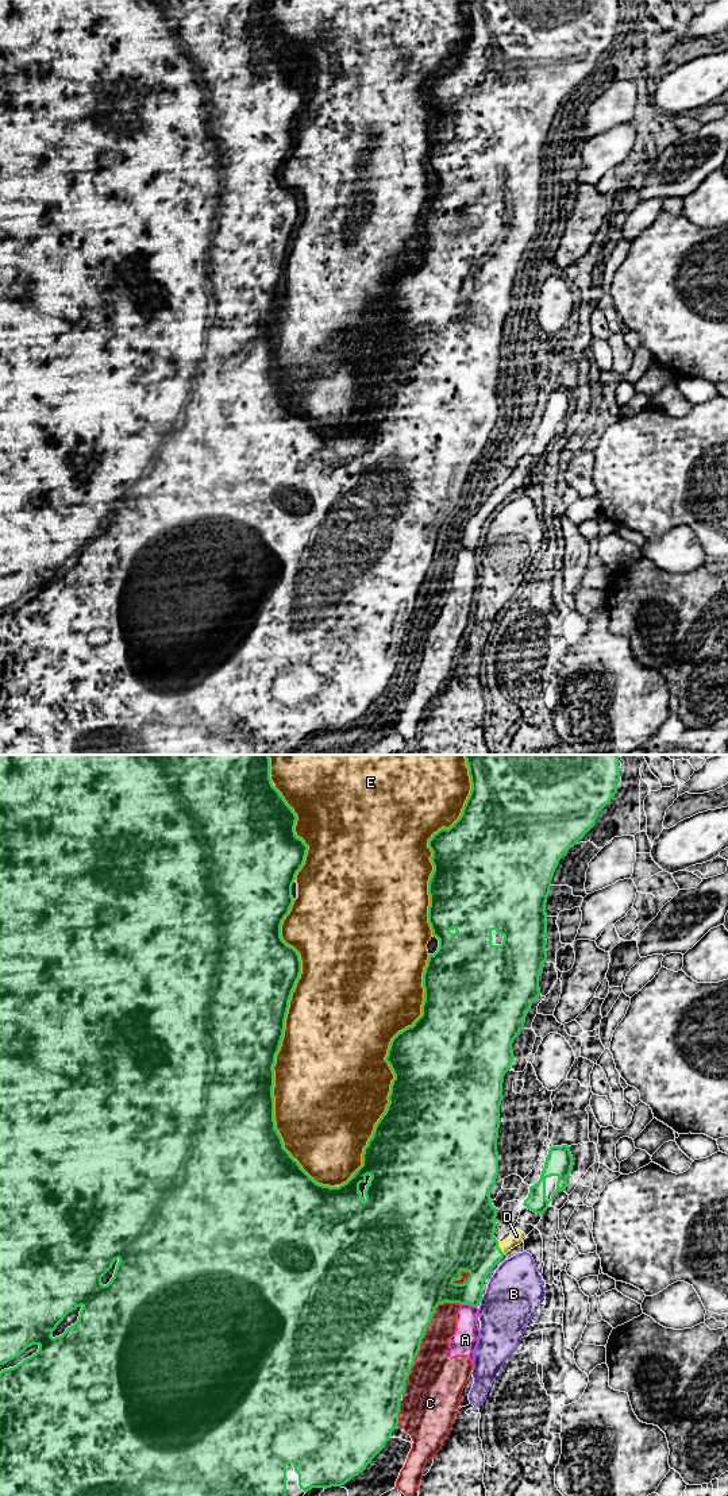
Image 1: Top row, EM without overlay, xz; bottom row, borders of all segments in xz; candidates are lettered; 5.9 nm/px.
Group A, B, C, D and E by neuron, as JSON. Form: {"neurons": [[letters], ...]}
{"neurons": [["A", "C"], ["B"], ["D"], ["E"]]}

